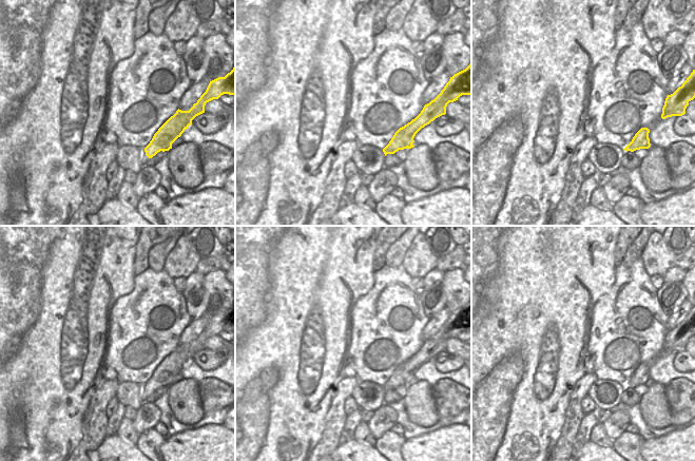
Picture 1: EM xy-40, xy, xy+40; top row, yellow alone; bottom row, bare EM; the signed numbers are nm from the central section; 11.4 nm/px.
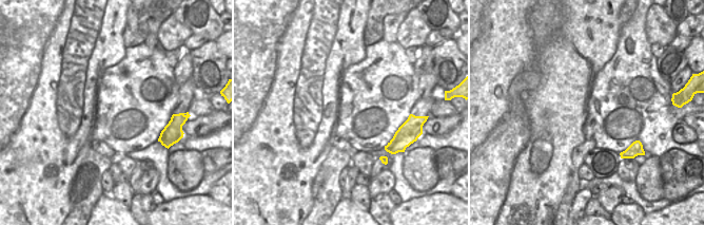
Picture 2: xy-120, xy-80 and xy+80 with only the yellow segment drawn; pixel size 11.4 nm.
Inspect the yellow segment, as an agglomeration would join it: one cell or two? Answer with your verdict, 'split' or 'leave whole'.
leave whole

